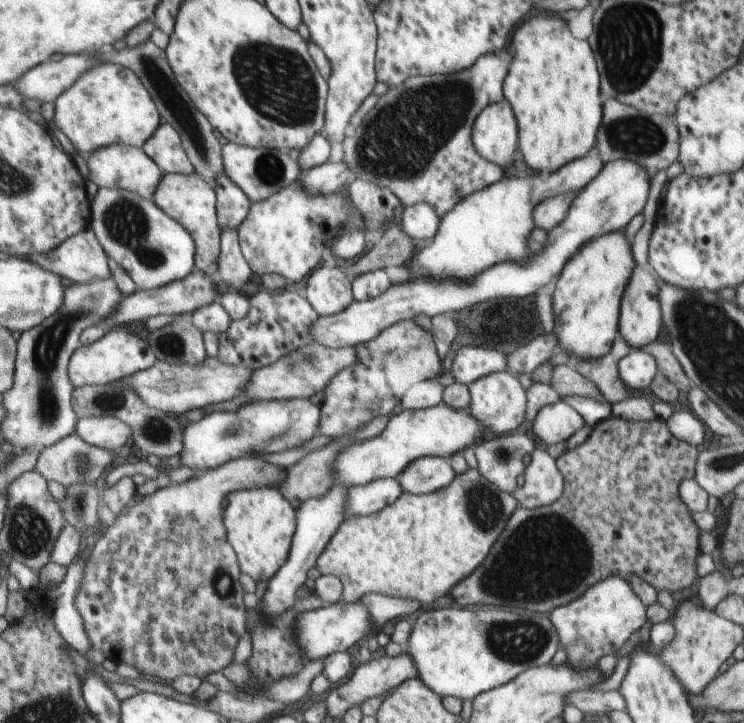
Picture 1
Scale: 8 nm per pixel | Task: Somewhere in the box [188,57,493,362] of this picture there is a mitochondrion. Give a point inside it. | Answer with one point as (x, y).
(398, 144)

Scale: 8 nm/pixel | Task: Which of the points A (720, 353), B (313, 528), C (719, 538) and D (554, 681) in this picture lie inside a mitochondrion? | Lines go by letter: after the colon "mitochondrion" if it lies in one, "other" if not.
A: mitochondrion
B: other
C: other
D: other

